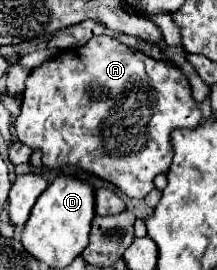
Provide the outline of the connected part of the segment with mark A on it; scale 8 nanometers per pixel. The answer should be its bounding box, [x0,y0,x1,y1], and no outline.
[16,35,200,199]

